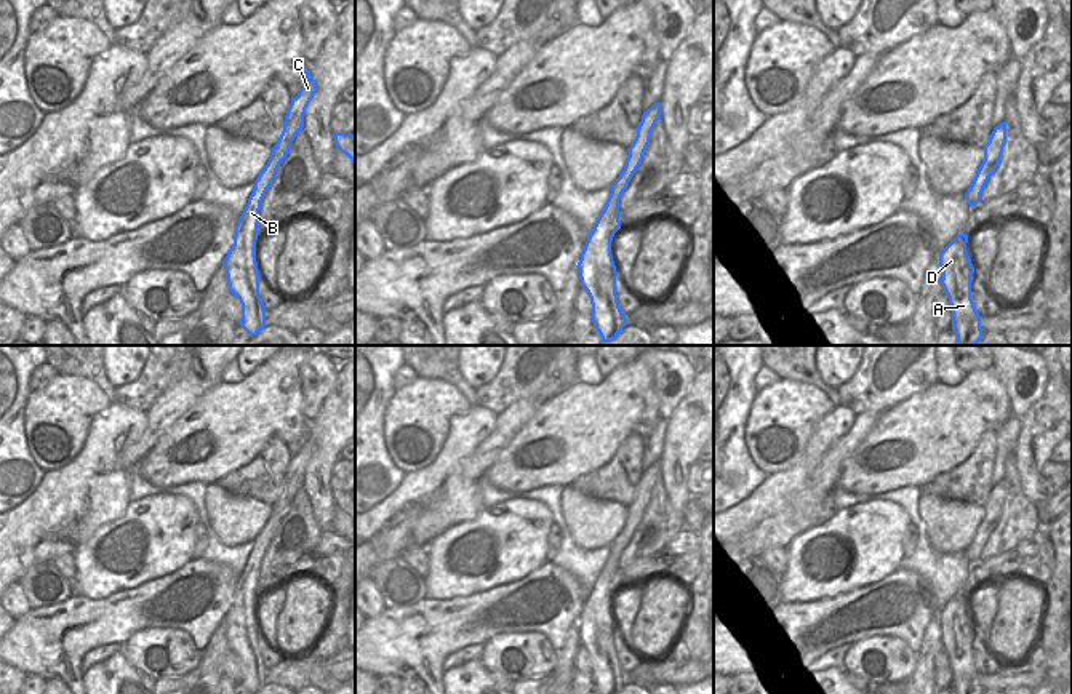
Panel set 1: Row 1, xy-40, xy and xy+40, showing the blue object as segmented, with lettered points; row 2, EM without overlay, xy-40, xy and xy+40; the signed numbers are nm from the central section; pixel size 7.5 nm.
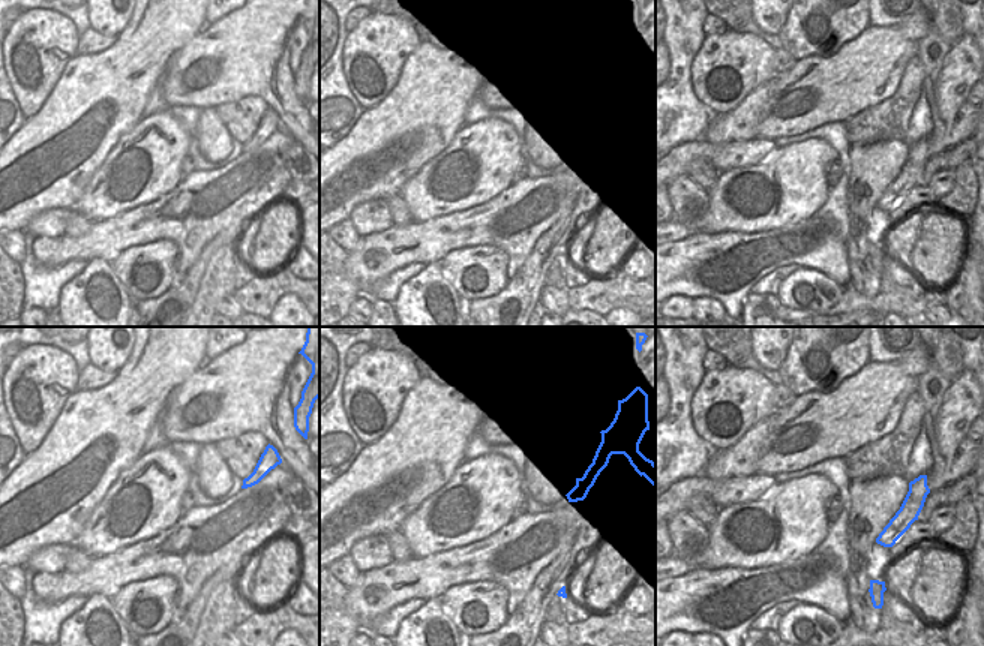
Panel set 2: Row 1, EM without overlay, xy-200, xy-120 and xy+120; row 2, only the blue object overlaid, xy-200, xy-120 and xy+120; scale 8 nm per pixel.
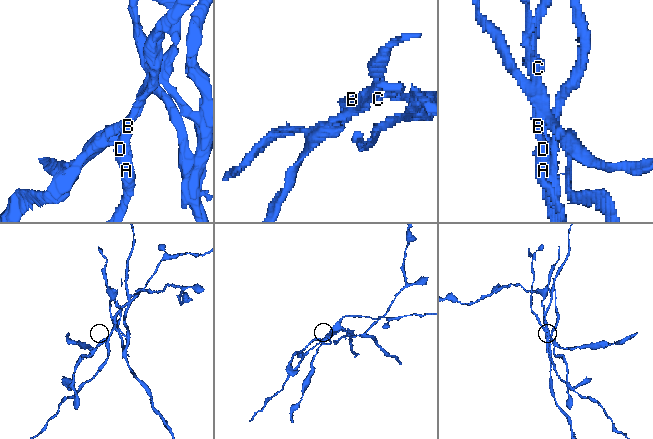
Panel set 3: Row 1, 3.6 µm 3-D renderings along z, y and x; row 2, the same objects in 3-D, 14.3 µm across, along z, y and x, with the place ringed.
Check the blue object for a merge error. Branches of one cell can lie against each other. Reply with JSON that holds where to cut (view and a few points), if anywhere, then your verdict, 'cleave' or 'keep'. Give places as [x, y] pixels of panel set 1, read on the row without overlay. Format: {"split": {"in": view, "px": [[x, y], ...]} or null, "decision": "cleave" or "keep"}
{"split": {"in": "xy", "px": [[624, 526], [621, 539]]}, "decision": "cleave"}

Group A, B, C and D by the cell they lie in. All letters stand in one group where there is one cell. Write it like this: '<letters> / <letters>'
A B D / C

